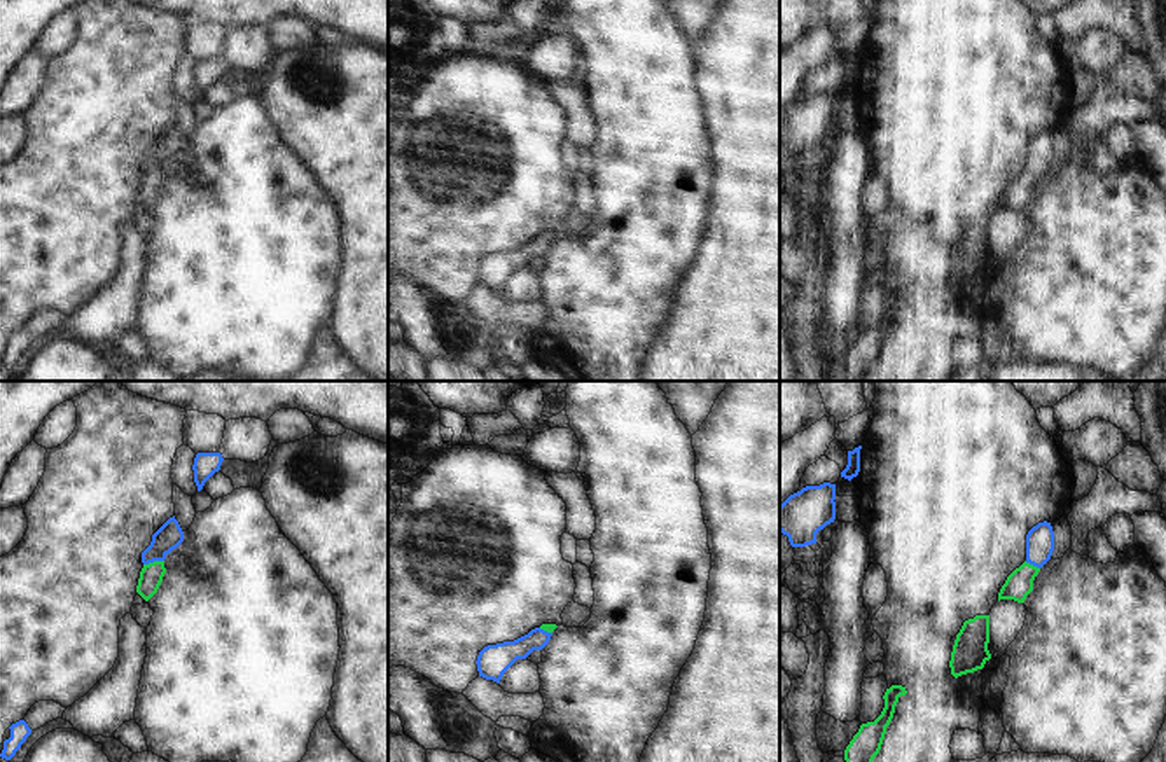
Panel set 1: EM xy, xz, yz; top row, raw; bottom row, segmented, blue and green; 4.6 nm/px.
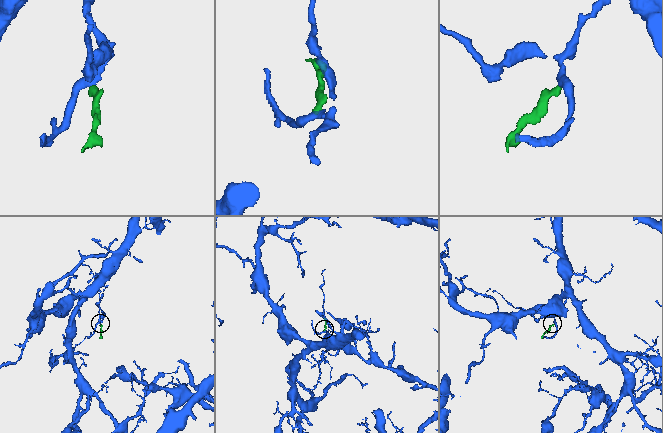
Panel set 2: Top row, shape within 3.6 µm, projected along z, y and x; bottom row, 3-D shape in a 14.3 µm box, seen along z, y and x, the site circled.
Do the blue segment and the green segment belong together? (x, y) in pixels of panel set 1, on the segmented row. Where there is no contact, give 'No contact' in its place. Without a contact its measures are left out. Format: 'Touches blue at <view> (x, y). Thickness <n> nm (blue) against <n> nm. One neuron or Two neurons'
Touches blue at xy (152, 561). Thickness 120 nm (blue) against 110 nm. One neuron

